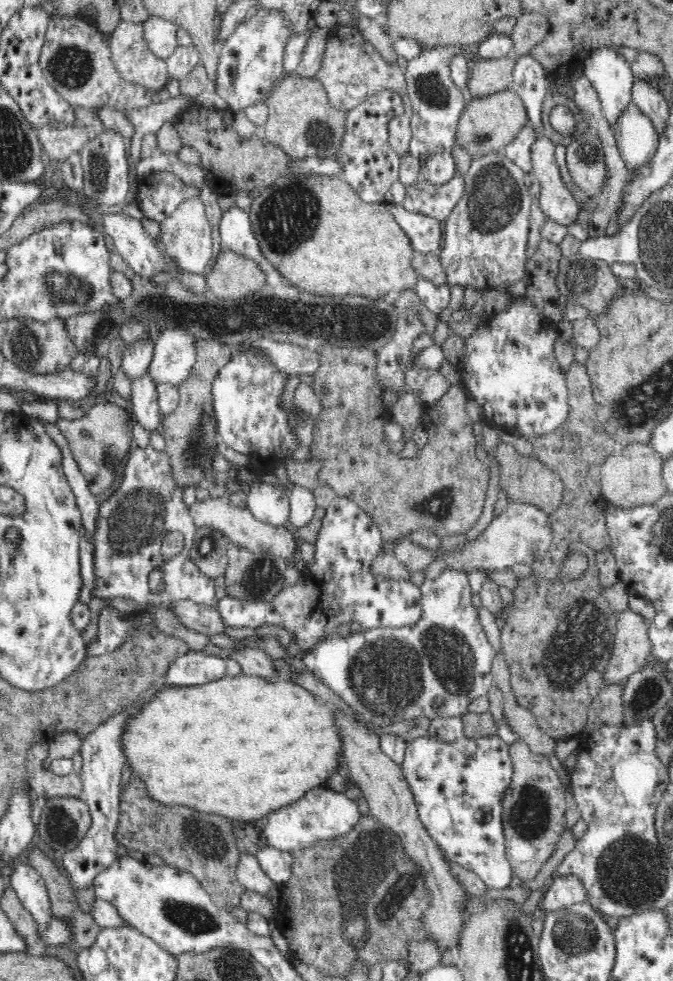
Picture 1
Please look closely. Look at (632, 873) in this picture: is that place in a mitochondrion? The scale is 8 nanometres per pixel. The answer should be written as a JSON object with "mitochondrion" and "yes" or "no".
{"mitochondrion":"yes"}

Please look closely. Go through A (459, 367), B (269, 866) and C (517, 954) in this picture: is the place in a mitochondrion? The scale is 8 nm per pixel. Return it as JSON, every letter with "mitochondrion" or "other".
{"A":"other","B":"other","C":"mitochondrion"}

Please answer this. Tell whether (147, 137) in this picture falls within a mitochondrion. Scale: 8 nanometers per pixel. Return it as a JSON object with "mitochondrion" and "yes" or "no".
{"mitochondrion":"no"}

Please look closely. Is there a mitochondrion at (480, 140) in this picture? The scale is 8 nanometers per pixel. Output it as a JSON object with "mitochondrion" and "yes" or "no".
{"mitochondrion":"yes"}

